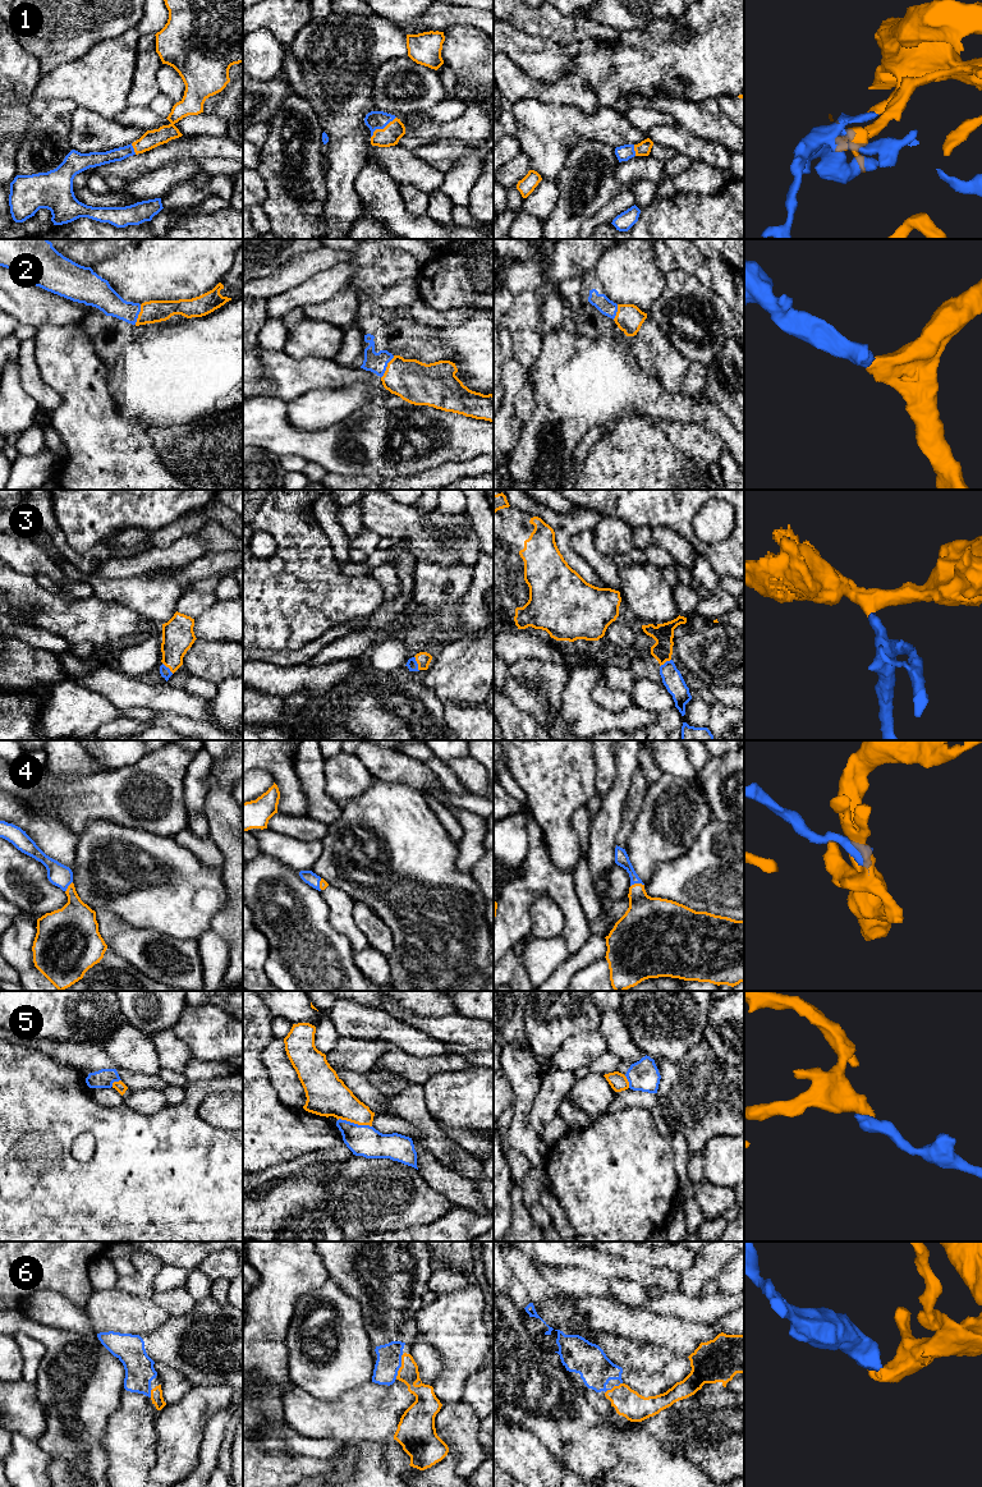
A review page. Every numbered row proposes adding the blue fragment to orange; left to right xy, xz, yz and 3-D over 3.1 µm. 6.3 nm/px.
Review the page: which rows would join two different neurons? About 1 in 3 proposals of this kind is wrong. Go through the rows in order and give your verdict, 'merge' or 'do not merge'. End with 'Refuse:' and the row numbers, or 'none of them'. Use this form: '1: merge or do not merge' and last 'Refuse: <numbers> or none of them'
1: merge
2: merge
3: merge
4: merge
5: do not merge
6: merge
Refuse: 5

